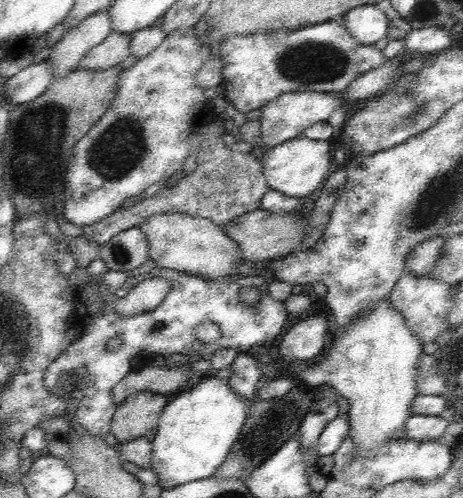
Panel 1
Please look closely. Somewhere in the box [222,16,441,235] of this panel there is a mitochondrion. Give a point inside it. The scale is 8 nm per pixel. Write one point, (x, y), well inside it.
(308, 62)

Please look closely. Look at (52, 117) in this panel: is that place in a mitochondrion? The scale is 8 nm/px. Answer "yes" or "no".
yes

